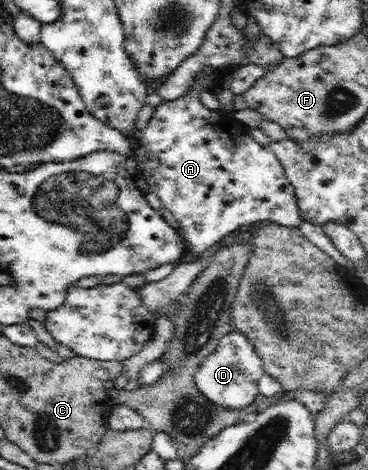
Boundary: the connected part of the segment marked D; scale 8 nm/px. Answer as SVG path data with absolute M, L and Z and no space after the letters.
M233 330L222 336L215 352L198 364L194 374L195 386L207 400L223 408L242 410L250 406L259 394L259 382L264 373L262 359L252 343L240 331Z

